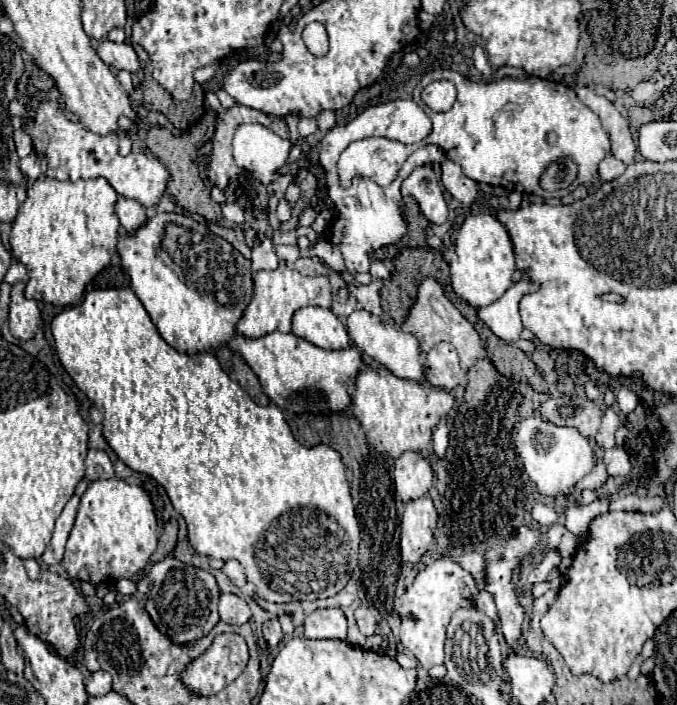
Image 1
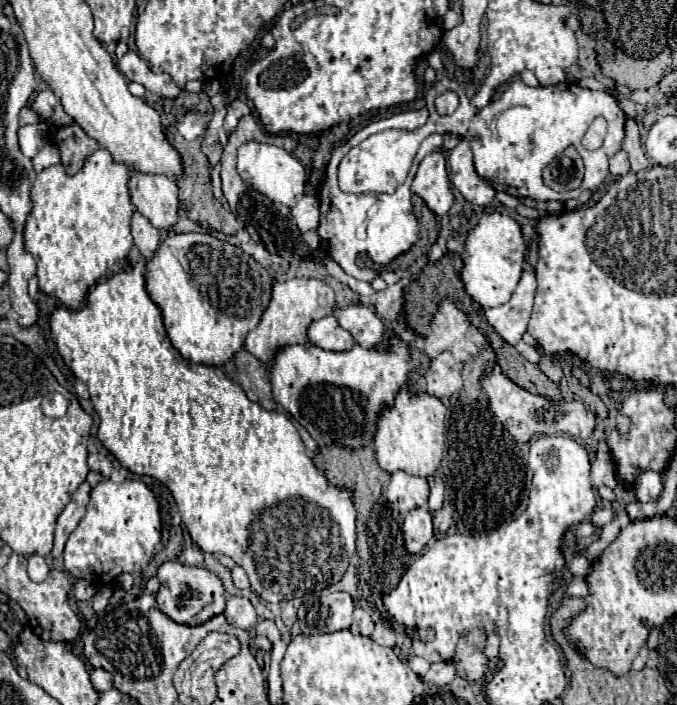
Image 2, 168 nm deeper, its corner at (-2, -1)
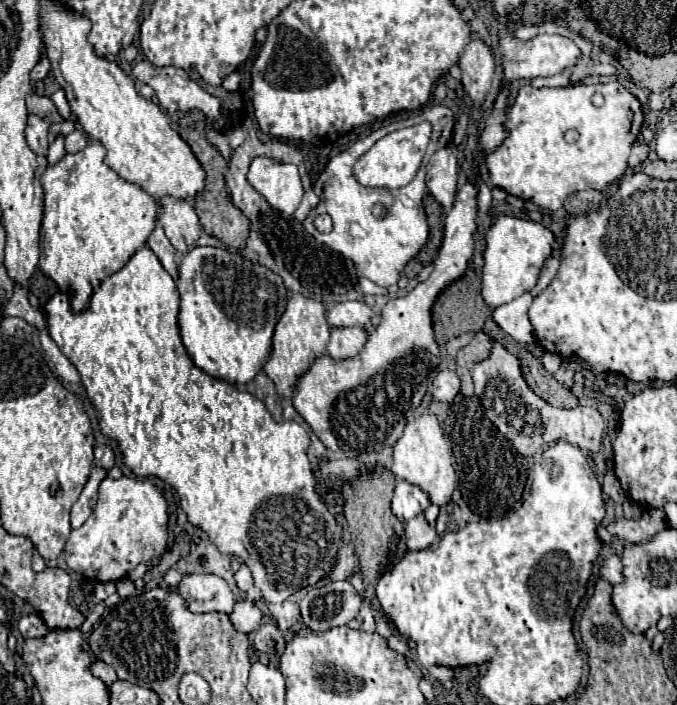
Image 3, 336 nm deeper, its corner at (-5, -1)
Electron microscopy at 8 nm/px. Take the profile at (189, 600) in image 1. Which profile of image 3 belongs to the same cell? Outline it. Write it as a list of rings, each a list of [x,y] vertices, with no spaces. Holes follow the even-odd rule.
[[[186,574],[178,584],[192,612],[226,612],[234,608],[234,594],[226,580],[214,574]]]

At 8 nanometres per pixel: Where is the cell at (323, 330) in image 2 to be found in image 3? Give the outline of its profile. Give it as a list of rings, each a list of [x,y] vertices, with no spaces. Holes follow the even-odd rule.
[[[332,328],[328,354],[334,360],[354,358],[356,354],[362,352],[366,340],[368,340],[368,332],[364,328]]]

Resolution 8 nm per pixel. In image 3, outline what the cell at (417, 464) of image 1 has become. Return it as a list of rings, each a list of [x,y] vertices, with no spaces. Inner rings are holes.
[[[396,480],[396,490],[394,490],[394,500],[392,500],[392,512],[398,516],[398,520],[408,522],[410,518],[416,518],[430,506],[428,494],[422,492],[418,486]]]

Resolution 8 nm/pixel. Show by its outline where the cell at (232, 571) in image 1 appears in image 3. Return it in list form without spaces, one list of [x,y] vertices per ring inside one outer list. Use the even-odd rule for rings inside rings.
[[[240,566],[240,570],[236,572],[236,584],[244,592],[248,592],[254,586],[254,580],[252,580],[252,574],[250,574],[248,566]]]

